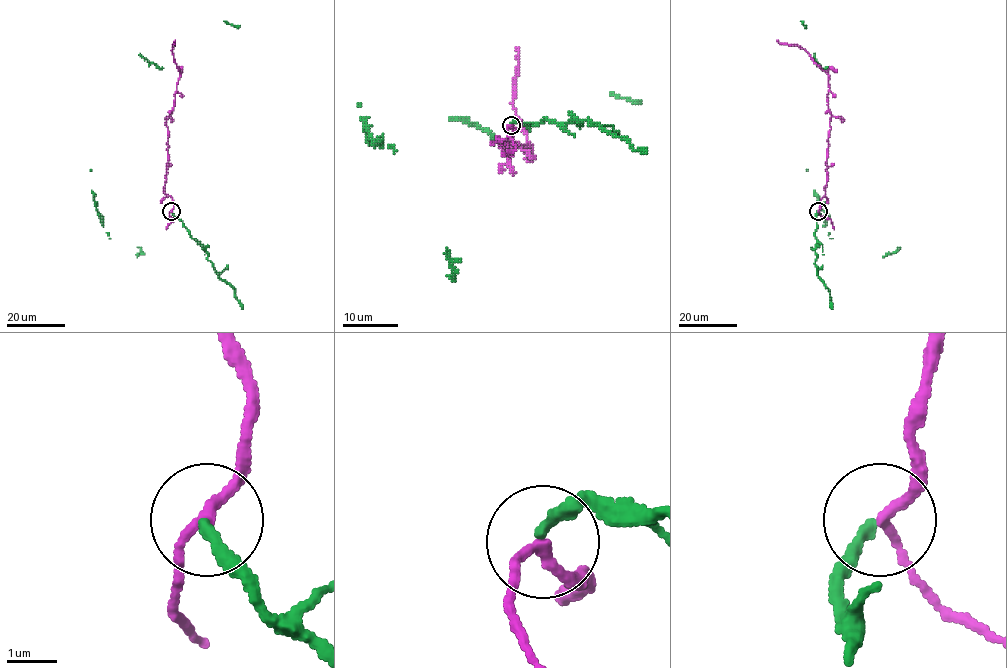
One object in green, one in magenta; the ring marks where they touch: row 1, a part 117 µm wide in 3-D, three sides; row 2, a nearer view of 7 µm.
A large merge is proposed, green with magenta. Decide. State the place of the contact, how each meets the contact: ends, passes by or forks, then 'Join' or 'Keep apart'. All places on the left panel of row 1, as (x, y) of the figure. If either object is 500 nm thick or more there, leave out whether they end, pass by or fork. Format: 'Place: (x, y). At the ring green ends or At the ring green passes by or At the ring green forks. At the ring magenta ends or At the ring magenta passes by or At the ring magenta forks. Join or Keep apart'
Place: (171, 211). At the ring green ends. At the ring magenta passes by. Join

